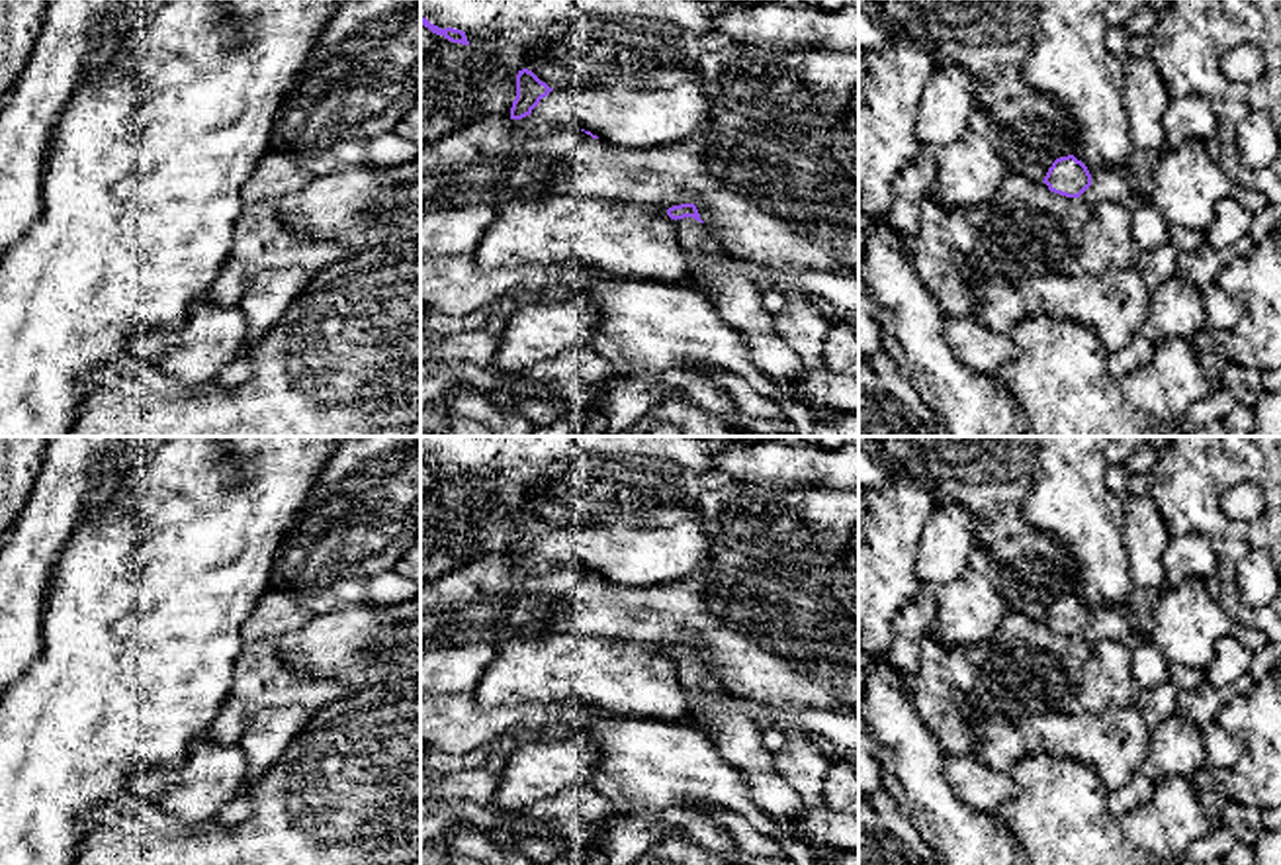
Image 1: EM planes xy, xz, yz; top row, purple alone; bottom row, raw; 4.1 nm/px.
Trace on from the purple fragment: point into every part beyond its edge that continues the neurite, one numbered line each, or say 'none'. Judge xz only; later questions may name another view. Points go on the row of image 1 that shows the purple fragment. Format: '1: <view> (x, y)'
1: xz (728, 282)

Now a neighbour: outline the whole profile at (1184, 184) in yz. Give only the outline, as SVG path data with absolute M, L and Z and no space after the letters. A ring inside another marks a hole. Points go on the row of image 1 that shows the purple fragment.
M1201 139L1152 157L1146 180L1148 202L1170 229L1187 227L1203 233L1216 217L1216 202L1230 196L1234 188Z

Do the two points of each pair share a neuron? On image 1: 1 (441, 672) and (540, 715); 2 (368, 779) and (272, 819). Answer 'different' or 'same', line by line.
1: different
2: same

